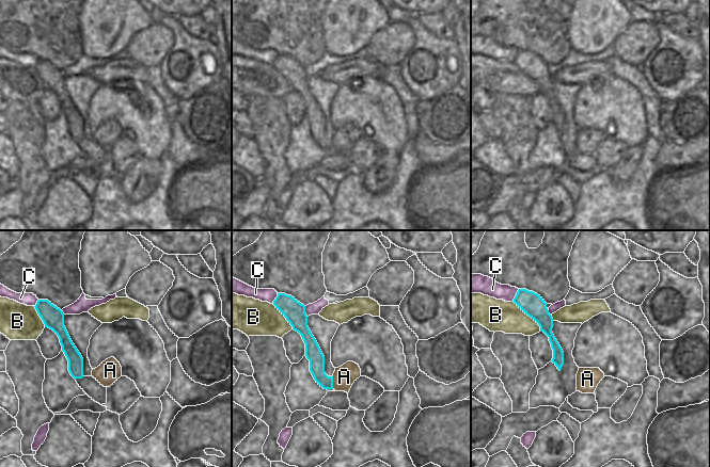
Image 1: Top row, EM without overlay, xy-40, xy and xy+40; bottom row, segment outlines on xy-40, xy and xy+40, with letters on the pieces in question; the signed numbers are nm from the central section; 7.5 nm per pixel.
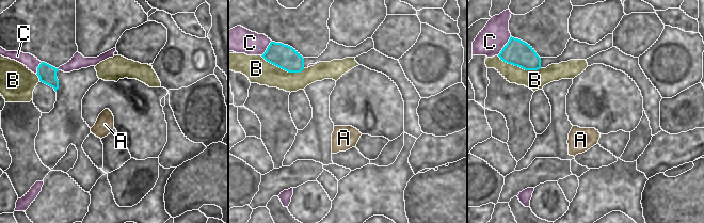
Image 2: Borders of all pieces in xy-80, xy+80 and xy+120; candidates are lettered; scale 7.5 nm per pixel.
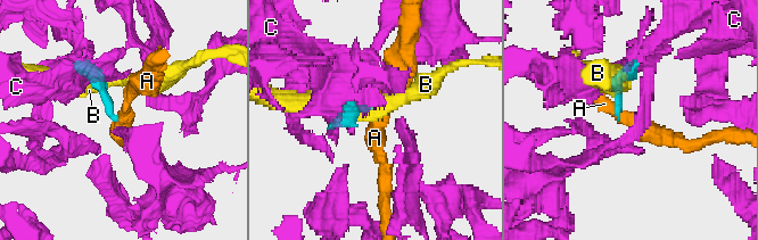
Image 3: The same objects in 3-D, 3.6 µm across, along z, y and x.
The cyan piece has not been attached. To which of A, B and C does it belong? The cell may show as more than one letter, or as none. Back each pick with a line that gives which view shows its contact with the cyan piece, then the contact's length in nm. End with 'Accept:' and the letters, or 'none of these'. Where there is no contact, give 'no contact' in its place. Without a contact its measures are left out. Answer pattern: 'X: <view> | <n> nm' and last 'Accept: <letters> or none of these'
Accept: none of these

